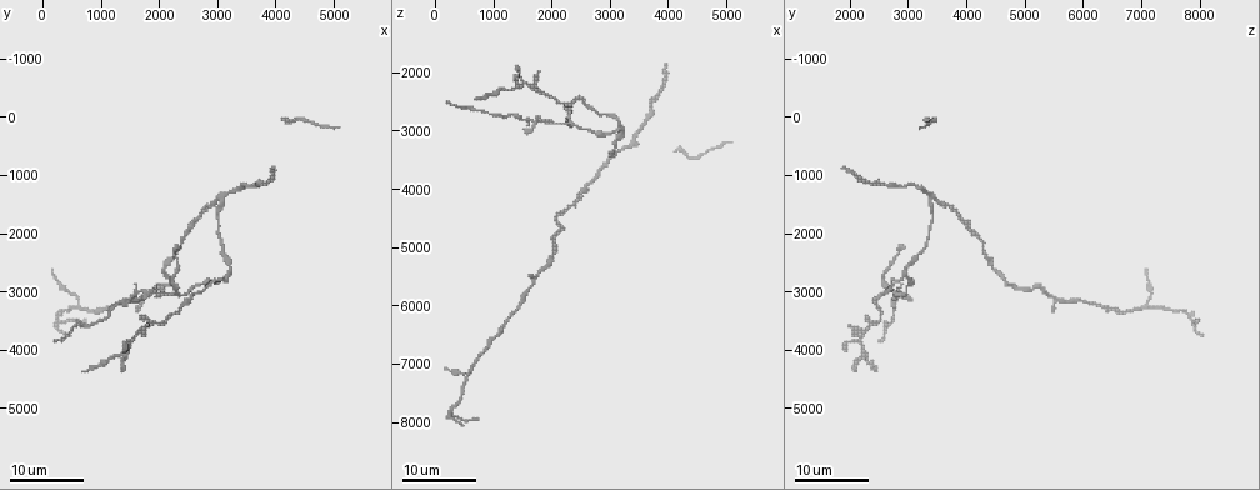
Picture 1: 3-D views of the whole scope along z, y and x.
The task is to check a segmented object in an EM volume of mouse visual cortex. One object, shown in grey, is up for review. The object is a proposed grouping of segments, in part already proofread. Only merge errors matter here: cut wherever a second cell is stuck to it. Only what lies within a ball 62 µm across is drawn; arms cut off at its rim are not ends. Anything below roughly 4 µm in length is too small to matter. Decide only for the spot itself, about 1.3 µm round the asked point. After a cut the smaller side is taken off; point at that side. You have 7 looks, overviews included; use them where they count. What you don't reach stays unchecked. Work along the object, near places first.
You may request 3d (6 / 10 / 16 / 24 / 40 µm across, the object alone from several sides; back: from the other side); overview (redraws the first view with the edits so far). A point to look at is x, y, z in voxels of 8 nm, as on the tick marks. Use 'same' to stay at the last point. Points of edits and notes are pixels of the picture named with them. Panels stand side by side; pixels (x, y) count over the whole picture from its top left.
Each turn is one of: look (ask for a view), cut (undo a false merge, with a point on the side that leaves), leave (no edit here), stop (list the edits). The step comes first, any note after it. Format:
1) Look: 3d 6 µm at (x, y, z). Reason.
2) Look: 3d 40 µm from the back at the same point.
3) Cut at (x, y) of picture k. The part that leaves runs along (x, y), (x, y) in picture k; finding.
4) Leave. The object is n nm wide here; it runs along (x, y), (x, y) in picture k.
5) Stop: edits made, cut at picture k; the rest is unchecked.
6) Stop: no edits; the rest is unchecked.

Look: 3d 24 µm at (3100, 1350, 3350). Three arms meet.

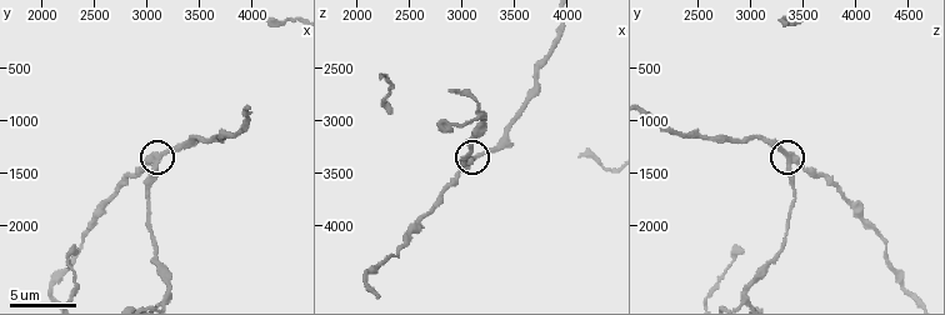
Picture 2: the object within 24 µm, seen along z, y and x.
Look: 3d 6 µm at (3120, 1400, 3380). Zoom in.

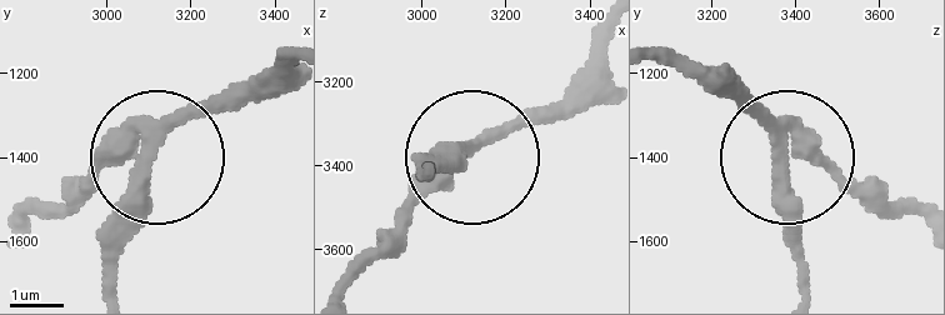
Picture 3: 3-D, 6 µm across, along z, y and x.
Leave. Continuous, no second cell.

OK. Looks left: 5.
Look: 3d 16 µm at (4360, 40, 3480).

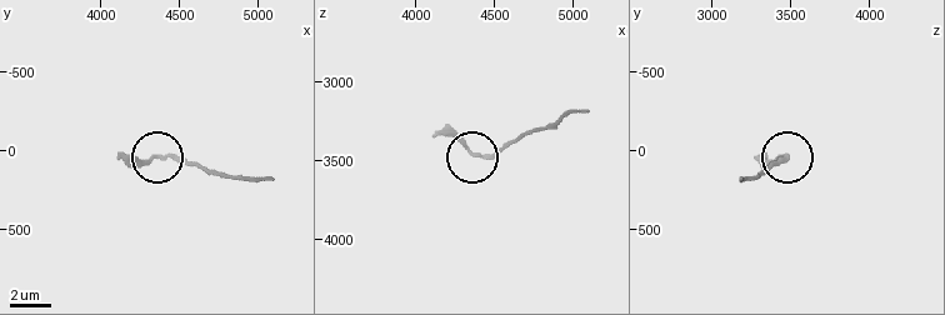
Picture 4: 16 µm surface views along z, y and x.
Leave. The object is 180 nm wide here; continuous, no second cell.

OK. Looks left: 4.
Look: 3d 16 µm at (3150, 2750, 2900). Arms part here.

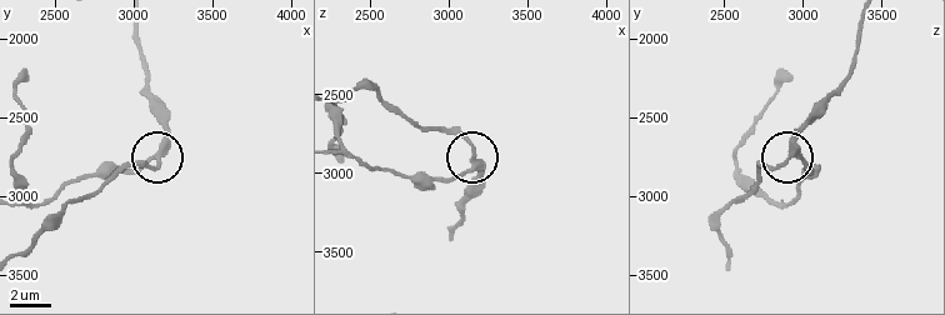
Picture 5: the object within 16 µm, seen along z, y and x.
Look: 3d 10 µm at (3160, 2740, 2940). Closer look.

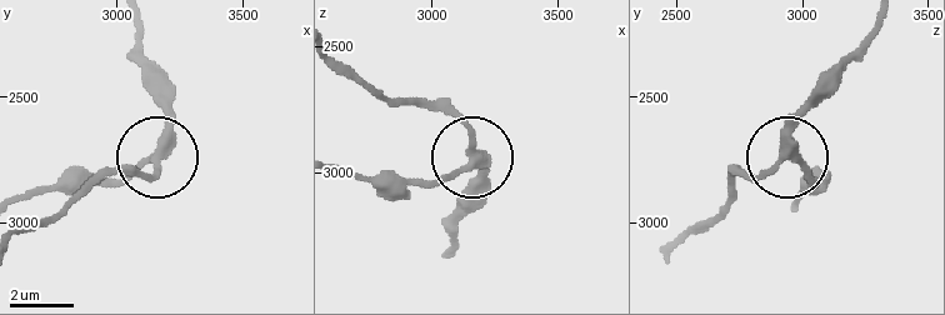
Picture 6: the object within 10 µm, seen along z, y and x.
Leave. The side arm is 29 µm long; it runs along (444, 254), (454, 213), (484, 165), (468, 133), (430, 103) in picture 6; continuous, no second cell.

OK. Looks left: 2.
Look: 3d 24 µm at (2350, 3050, 2800). Three-way junction.

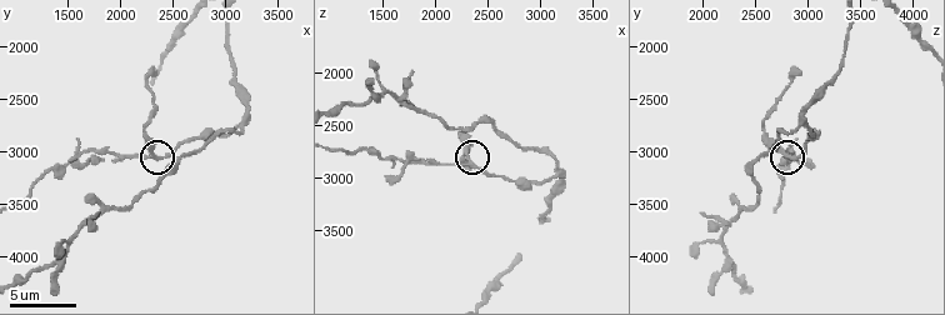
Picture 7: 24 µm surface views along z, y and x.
Look: 3d 10 µm at (2340, 3080, 2840).

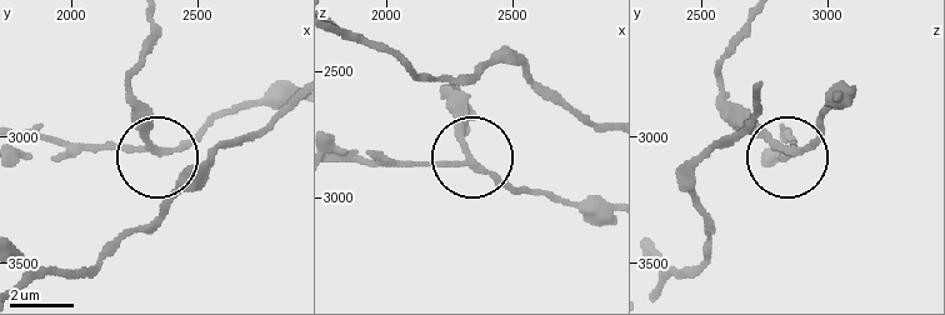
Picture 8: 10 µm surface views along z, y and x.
Leave. The object is 190 nm wide here; it runs along (286, 95), (230, 105), (165, 151), (149, 143), (149, 105) in picture 8; continuous, no second cell.

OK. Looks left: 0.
Stop: no edits; the rest is unchecked.

